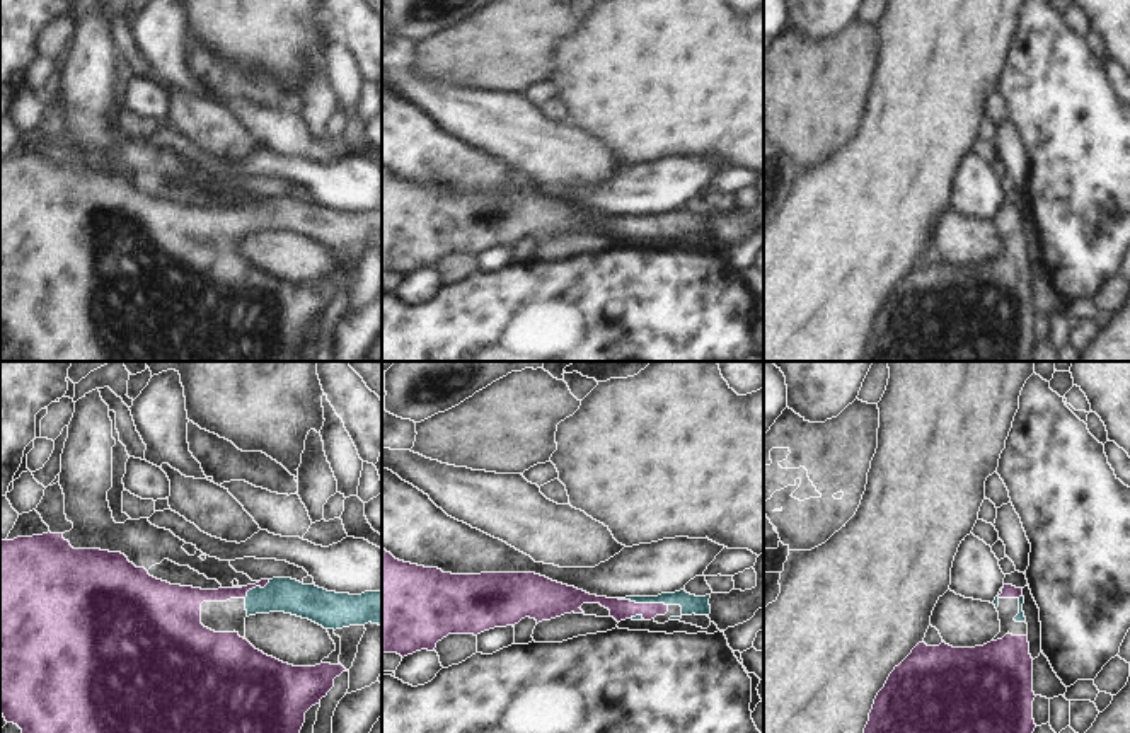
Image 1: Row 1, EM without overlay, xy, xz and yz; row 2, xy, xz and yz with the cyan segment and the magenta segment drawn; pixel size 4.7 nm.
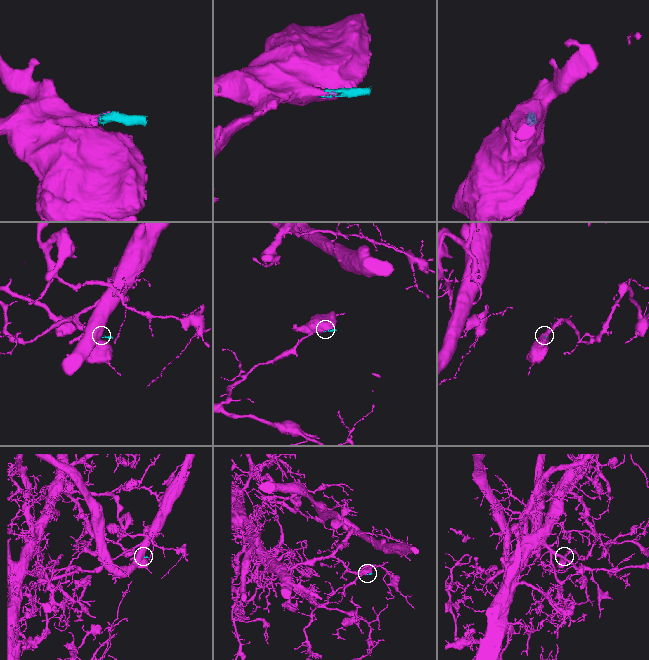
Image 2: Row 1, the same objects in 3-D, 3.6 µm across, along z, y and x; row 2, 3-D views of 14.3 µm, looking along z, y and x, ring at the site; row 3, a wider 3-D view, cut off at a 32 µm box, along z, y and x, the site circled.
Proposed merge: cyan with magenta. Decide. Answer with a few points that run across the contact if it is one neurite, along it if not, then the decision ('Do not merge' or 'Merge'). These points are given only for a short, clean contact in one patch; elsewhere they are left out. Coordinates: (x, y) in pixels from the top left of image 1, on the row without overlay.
Line: xz (691, 222), (684, 217), (643, 220), (619, 227). Merge.

